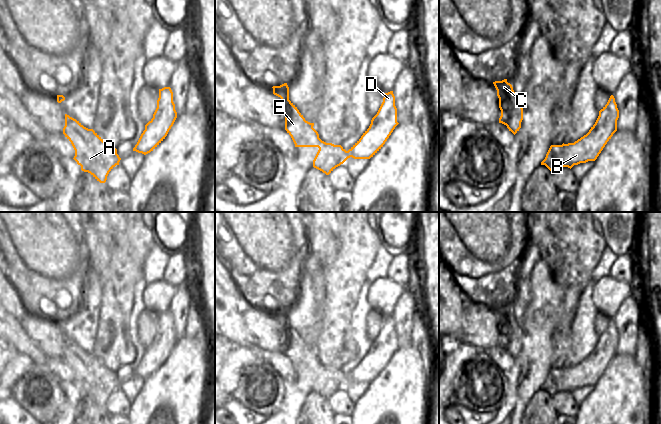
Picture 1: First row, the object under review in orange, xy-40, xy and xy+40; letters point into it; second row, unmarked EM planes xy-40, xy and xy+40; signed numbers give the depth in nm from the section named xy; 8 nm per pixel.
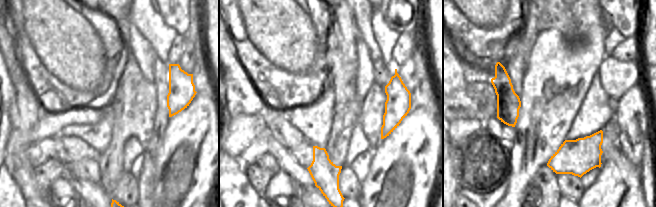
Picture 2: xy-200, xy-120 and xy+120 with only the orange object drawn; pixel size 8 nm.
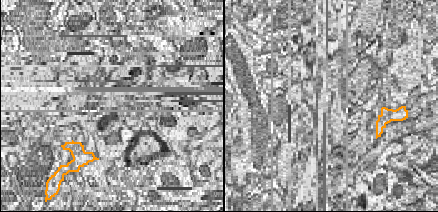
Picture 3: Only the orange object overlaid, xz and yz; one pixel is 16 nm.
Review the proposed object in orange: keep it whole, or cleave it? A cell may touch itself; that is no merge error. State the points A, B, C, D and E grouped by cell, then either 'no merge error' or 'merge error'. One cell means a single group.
A C E / B D; merge error

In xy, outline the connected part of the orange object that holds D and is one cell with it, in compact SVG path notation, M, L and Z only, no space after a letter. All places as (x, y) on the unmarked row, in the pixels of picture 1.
M390 315L385 317L383 326L372 342L369 352L347 375L347 382L370 383L383 371L398 348L395 320L393 315Z

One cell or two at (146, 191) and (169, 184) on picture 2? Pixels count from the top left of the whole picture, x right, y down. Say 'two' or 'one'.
two

